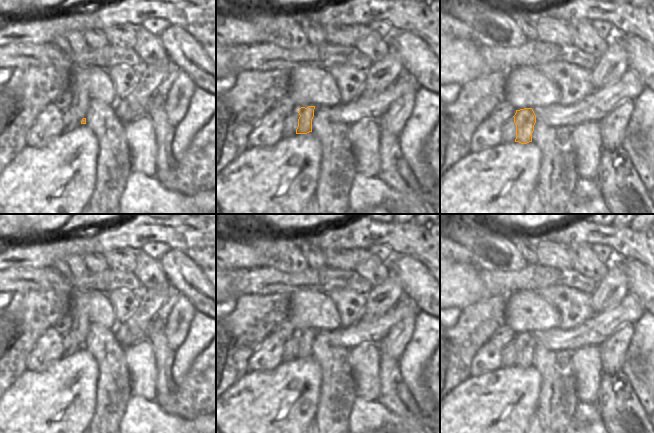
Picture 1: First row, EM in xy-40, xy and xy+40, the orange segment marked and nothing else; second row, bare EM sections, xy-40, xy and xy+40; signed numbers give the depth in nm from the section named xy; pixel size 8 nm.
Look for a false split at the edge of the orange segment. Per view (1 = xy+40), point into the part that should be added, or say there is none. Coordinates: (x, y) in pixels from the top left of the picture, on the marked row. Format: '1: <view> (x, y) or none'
1: none

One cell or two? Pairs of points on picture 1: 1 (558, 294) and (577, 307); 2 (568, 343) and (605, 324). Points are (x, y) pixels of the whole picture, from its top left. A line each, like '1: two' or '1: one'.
1: one
2: one

